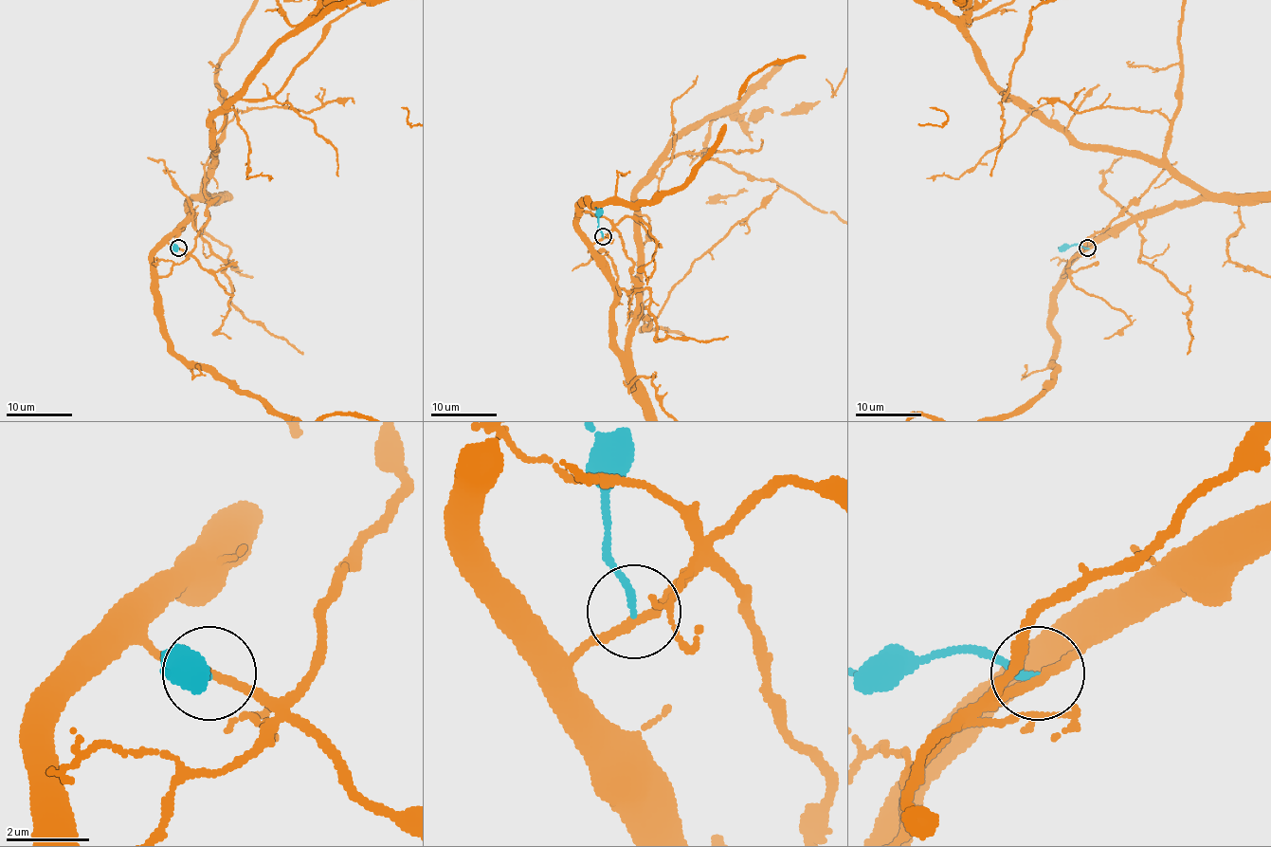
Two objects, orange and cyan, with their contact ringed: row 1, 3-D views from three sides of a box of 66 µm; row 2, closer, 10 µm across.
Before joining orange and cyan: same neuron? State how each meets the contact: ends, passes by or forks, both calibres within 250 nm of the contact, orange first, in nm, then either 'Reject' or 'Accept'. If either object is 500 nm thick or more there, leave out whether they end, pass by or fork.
At the ring orange passes by. At the ring cyan ends. Thickness 200 nm (orange) against 170 nm. Reject

